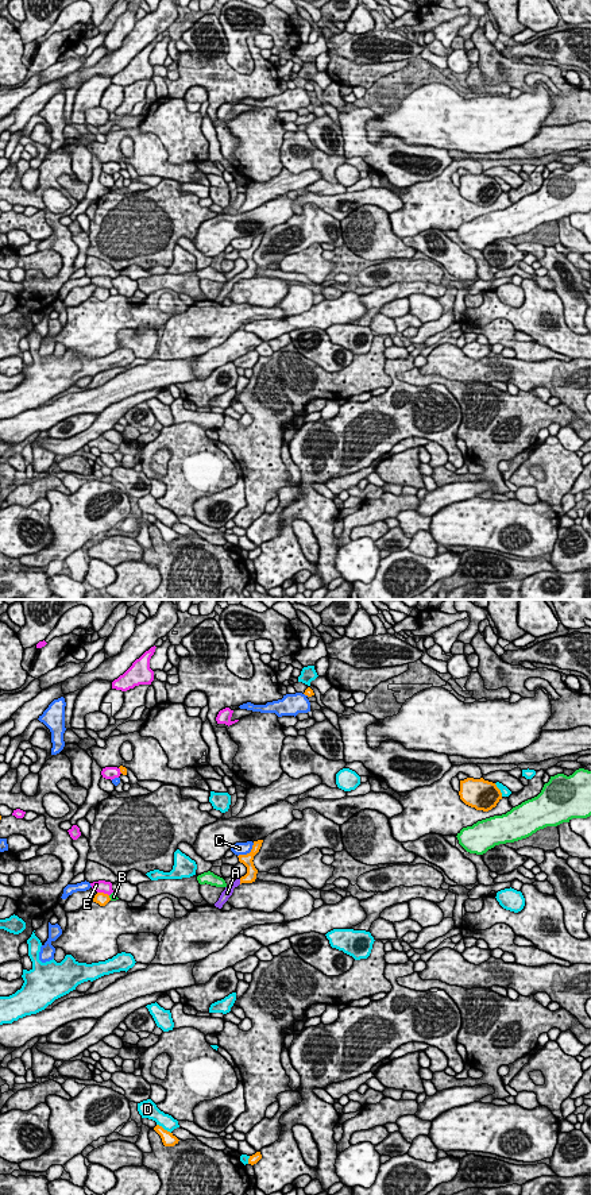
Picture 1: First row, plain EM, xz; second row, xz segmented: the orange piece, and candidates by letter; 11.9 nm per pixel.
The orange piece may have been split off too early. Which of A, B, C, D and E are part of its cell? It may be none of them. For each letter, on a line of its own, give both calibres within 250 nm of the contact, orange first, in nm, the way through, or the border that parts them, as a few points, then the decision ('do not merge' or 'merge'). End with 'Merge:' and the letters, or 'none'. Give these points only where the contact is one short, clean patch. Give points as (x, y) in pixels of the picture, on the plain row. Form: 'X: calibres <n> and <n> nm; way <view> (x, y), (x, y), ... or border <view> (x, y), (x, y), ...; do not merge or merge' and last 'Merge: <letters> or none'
A: calibres 140 and 120 nm; way xz (250, 272), (240, 277), (227, 288); merge
B: calibres 140 and 90 nm; do not merge
C: calibres 130 and 160 nm; do not merge
D: calibres 160 and 180 nm; do not merge
E: calibres 140 and 160 nm; do not merge
Merge: A

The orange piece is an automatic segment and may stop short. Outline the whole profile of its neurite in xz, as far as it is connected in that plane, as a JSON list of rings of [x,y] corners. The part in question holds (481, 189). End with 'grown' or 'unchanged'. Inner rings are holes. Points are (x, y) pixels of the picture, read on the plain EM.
[[[474,173],[460,176],[460,194],[476,205],[488,207],[502,194],[502,188],[495,178]]]; unchanged

